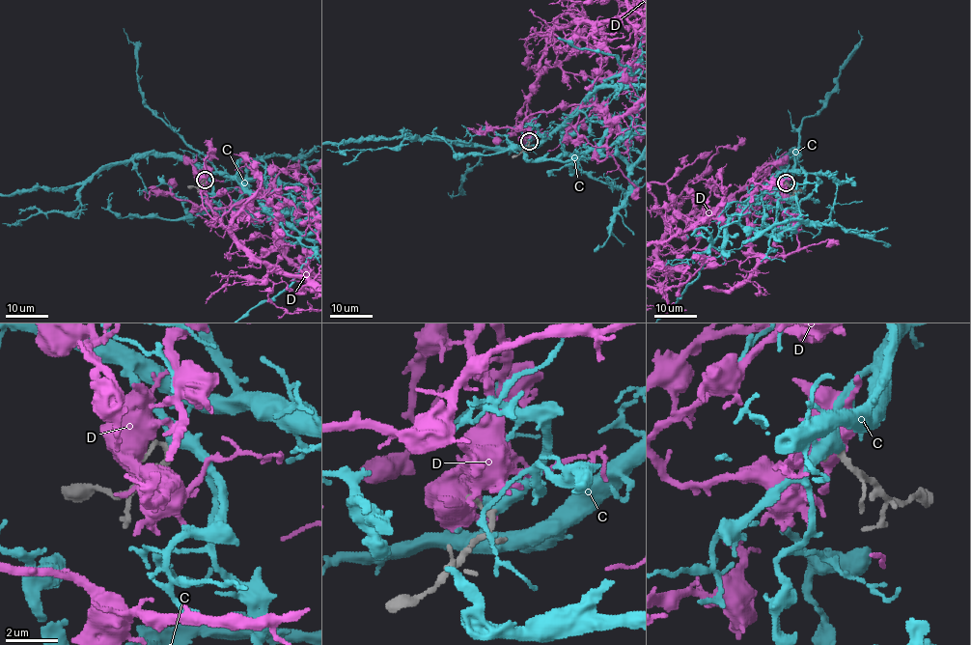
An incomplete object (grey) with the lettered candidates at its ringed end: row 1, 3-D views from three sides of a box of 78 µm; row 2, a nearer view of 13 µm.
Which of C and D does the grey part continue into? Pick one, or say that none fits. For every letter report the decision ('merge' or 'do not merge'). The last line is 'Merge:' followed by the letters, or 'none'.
C: merge
D: do not merge
Merge: C

